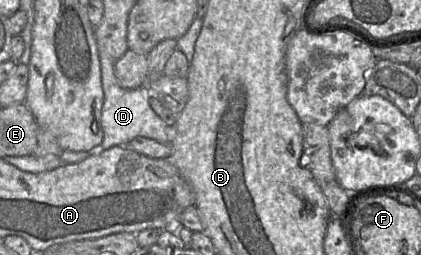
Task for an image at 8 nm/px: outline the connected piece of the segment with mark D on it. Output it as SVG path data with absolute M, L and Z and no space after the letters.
M98 49L100 66L101 66L101 82L104 93L104 101L101 113L101 125L103 129L102 143L93 148L91 151L72 152L62 151L59 158L63 164L78 163L94 153L99 153L113 146L125 146L136 137L146 137L154 139L160 143L171 144L172 128L167 126L161 118L152 110L149 105L149 97L151 95L147 85L143 85L136 89L121 88L114 75L115 61L105 52L105 49Z

